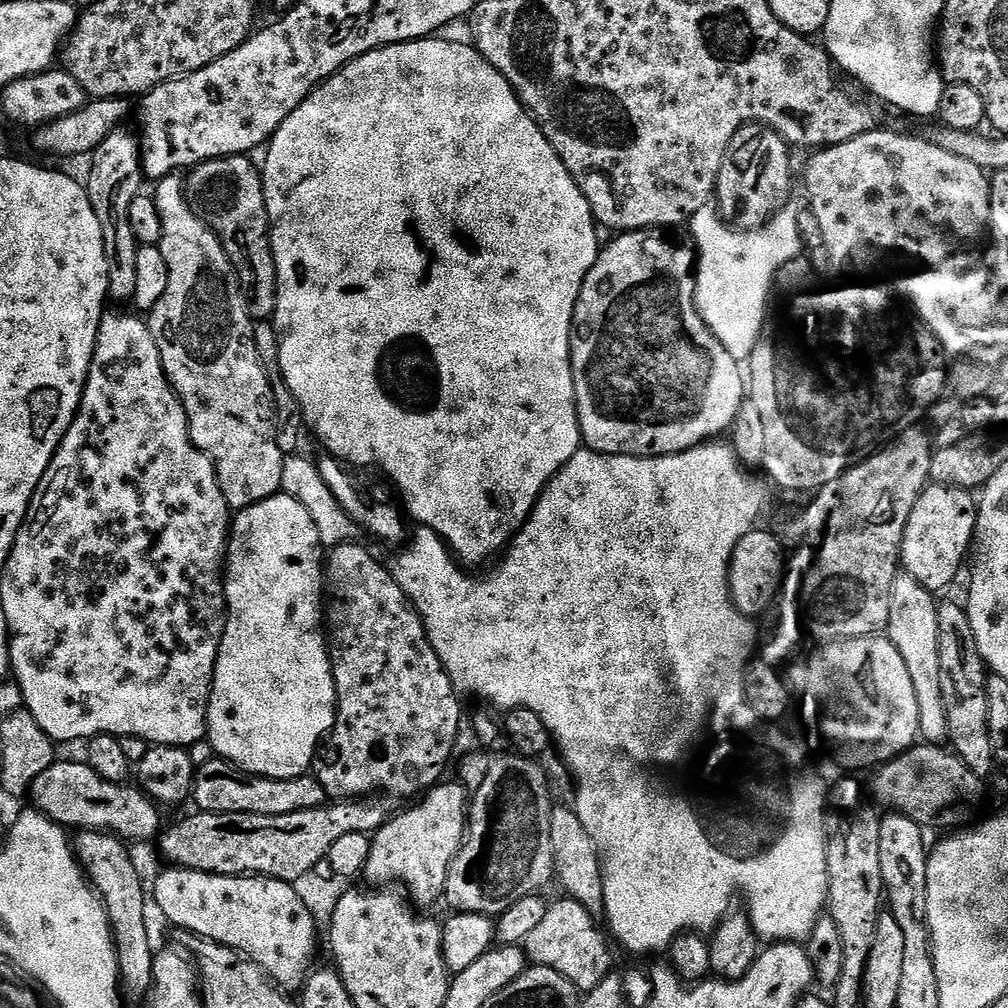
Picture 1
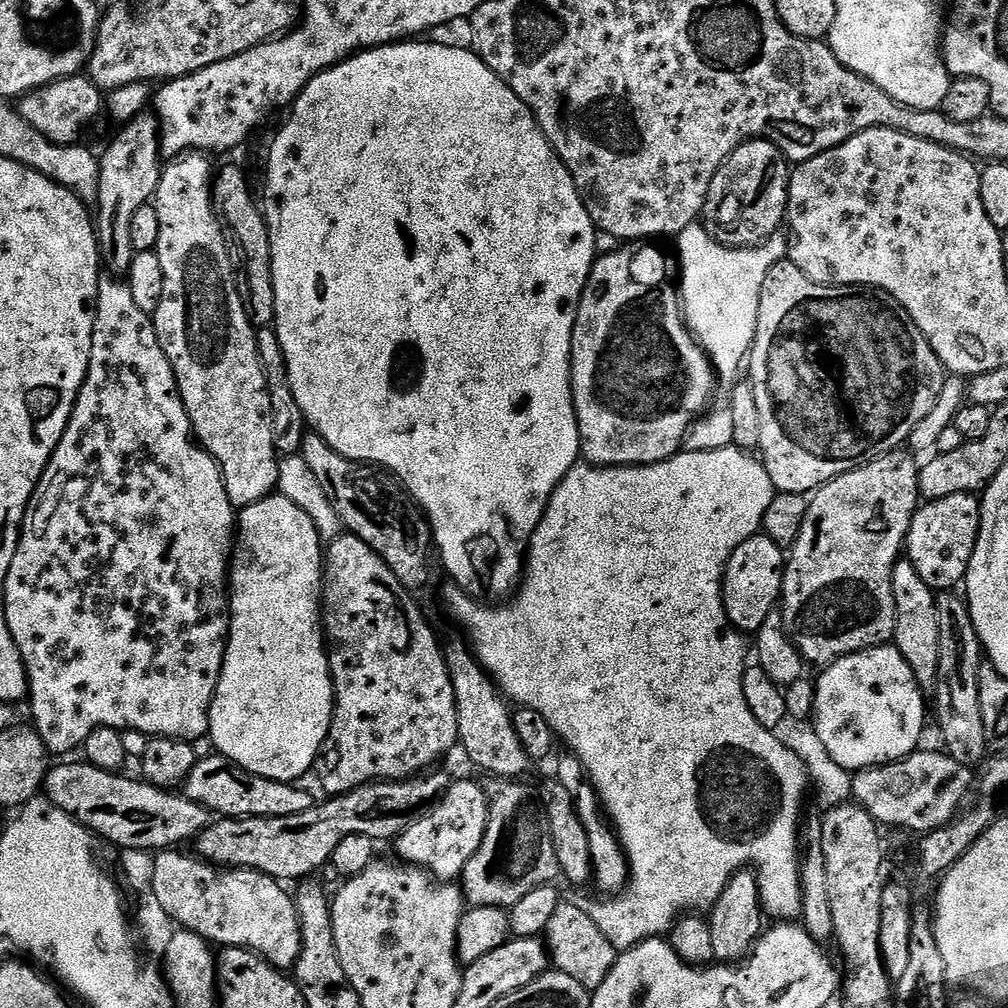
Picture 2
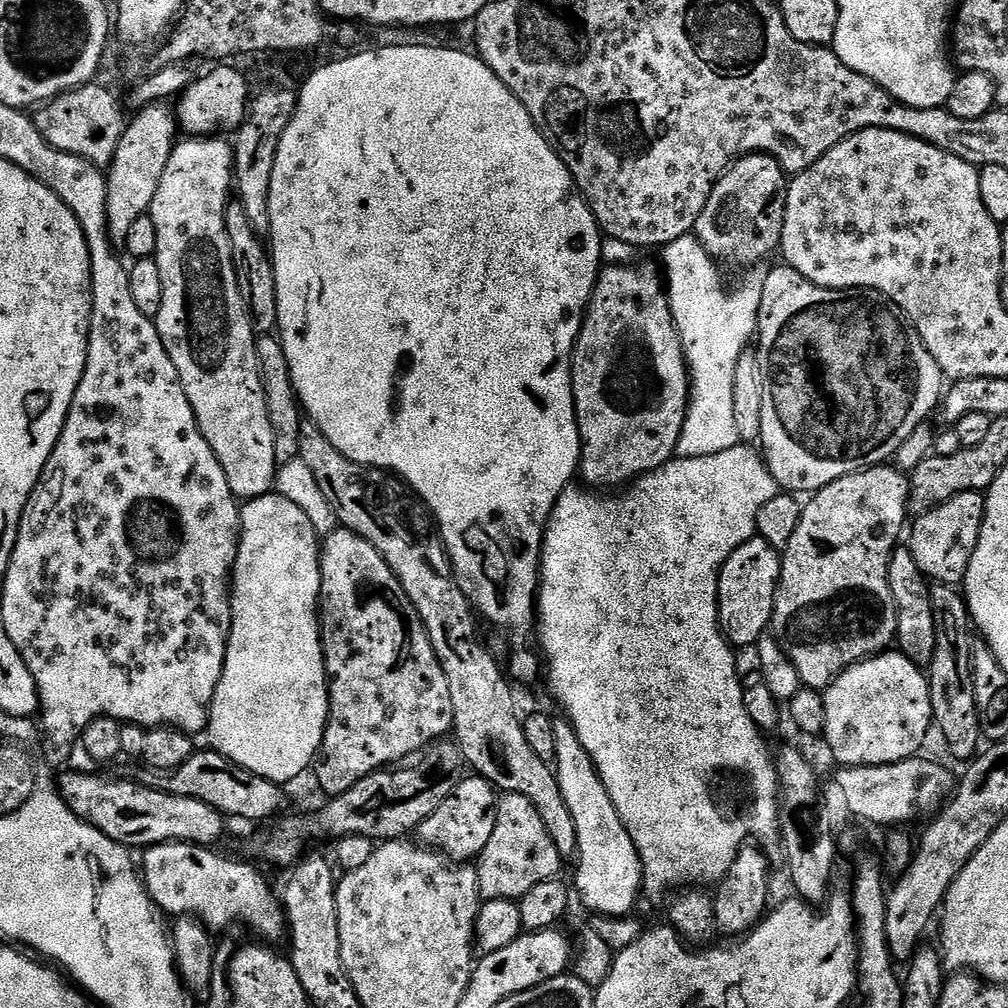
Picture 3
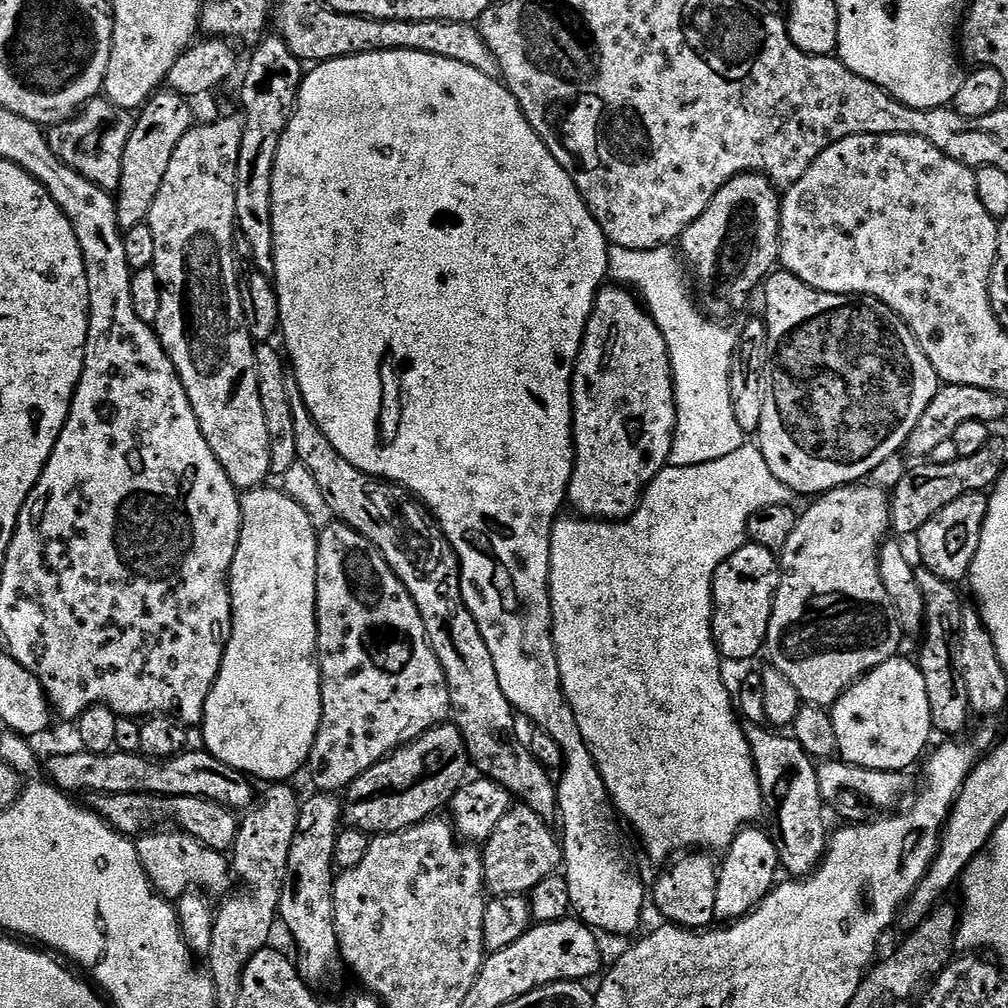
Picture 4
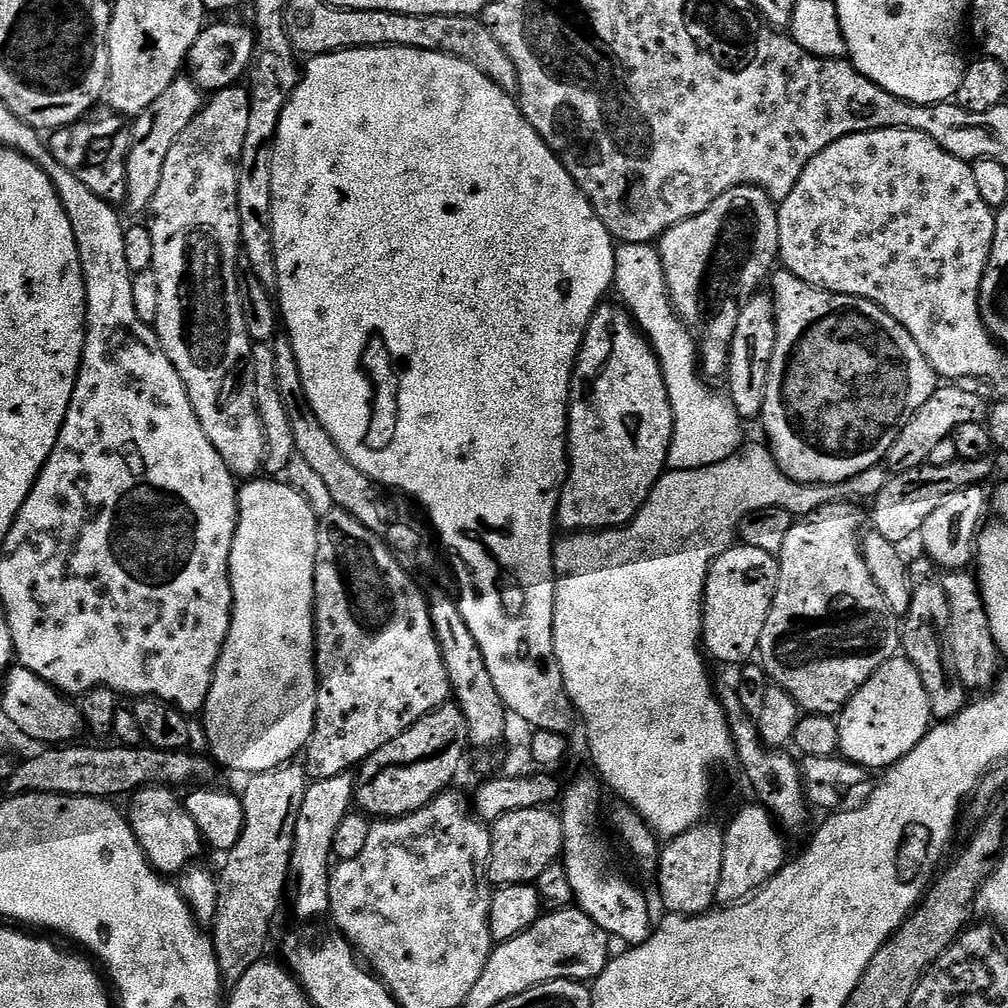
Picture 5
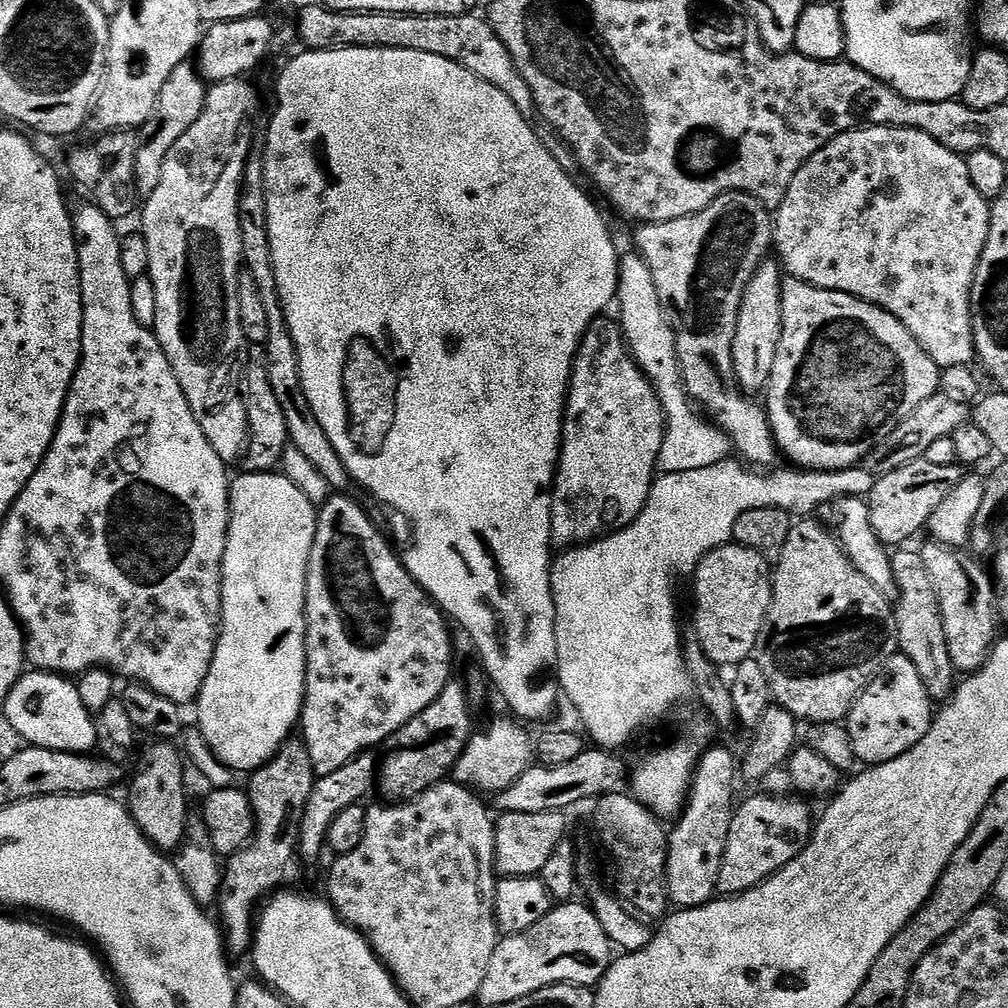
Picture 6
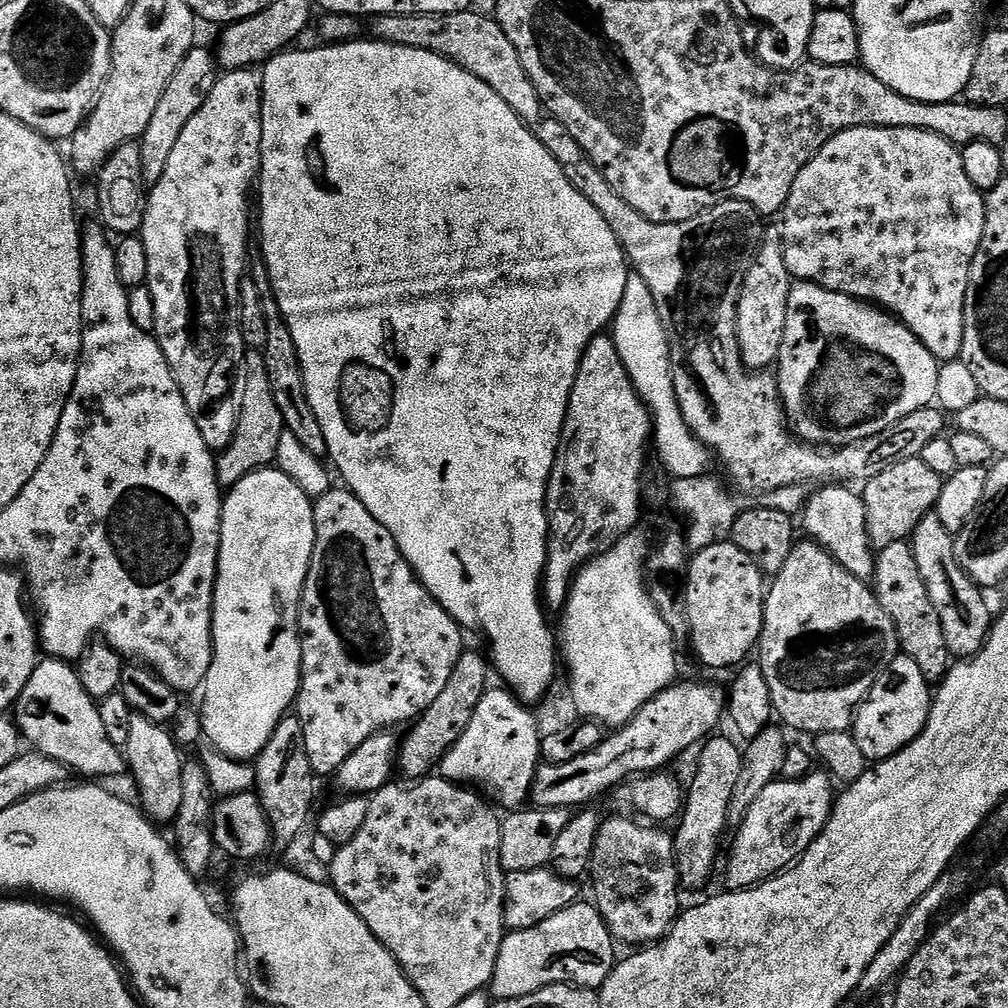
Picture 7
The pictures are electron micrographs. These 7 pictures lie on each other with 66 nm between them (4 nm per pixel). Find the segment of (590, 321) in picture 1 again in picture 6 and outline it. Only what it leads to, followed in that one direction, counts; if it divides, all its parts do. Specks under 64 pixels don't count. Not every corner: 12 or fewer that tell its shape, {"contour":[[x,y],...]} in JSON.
{"contour":[[615,319],[576,351],[552,538],[646,506],[664,407]]}

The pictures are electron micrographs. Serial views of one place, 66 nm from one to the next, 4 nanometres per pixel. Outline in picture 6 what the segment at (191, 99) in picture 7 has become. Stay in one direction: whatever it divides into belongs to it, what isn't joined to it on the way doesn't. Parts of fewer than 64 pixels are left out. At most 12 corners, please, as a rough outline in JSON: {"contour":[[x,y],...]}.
{"contour":[[192,62],[166,78],[138,132],[136,191],[158,187],[166,154],[198,122],[209,85]]}

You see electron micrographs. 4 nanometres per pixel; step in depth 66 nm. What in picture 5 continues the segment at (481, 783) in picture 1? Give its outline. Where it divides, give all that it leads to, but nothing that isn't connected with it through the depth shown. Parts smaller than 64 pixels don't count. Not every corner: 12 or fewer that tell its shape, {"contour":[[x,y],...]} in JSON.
{"contour":[[547,807],[491,825],[487,883],[535,884],[557,863],[562,822]]}

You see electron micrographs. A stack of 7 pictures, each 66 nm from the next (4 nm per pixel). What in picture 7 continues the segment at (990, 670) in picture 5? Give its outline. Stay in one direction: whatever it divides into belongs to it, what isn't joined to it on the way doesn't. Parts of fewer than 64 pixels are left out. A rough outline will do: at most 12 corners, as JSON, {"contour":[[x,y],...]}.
{"contour":[[936,515],[911,534],[914,562],[953,658],[992,629],[987,595]]}

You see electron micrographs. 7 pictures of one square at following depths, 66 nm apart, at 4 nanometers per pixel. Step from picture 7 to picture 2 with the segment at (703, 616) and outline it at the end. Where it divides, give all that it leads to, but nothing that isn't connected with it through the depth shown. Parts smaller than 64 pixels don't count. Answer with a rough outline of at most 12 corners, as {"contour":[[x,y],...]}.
{"contour":[[750,537],[724,571],[724,609],[756,634],[784,591],[785,549]]}

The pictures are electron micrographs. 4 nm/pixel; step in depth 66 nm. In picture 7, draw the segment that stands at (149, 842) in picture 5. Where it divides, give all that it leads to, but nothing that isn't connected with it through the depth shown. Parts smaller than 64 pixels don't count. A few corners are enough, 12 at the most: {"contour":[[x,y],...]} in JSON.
{"contour":[[133,715],[126,768],[139,807],[171,825],[185,759],[169,729]]}

